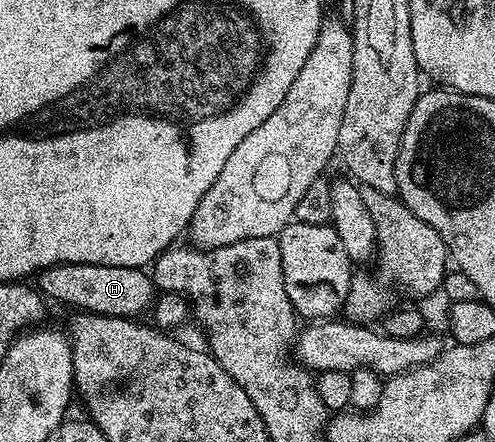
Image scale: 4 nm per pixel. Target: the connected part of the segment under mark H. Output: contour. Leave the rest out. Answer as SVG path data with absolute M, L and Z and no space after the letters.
M67 263L66 265L53 265L50 269L43 269L36 274L35 285L42 294L45 293L53 301L61 305L70 305L70 310L98 313L108 317L140 318L141 312L148 310L155 300L155 286L153 278L144 268L131 267L103 267L91 263Z

